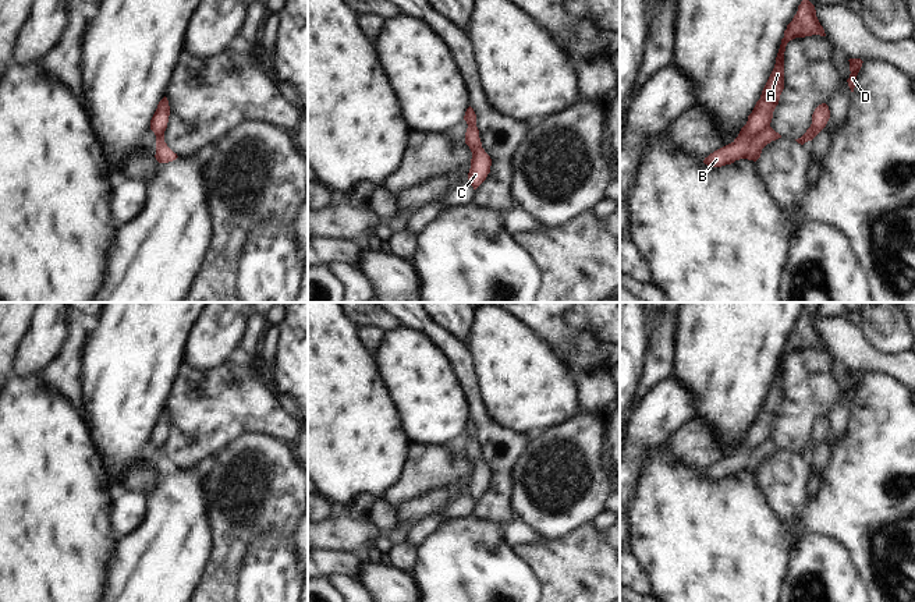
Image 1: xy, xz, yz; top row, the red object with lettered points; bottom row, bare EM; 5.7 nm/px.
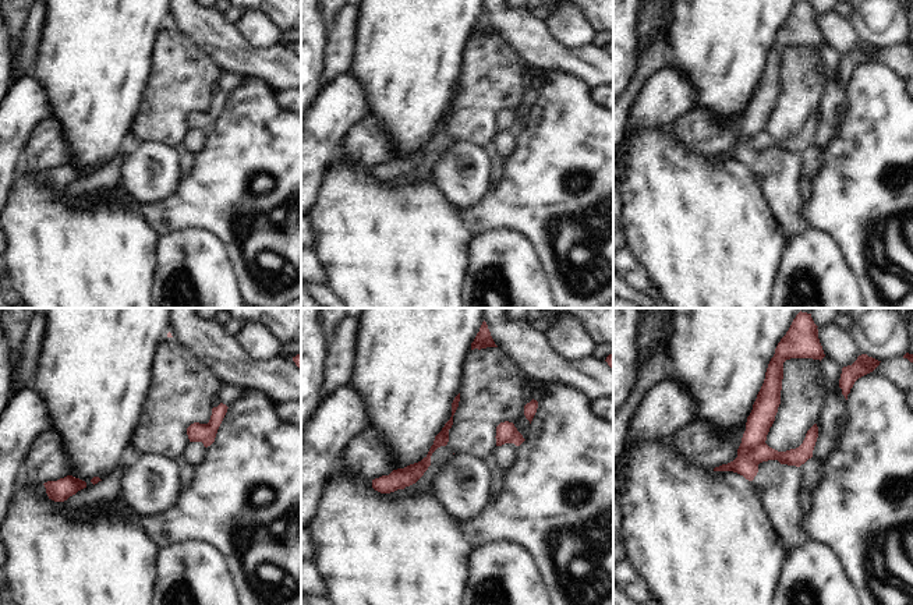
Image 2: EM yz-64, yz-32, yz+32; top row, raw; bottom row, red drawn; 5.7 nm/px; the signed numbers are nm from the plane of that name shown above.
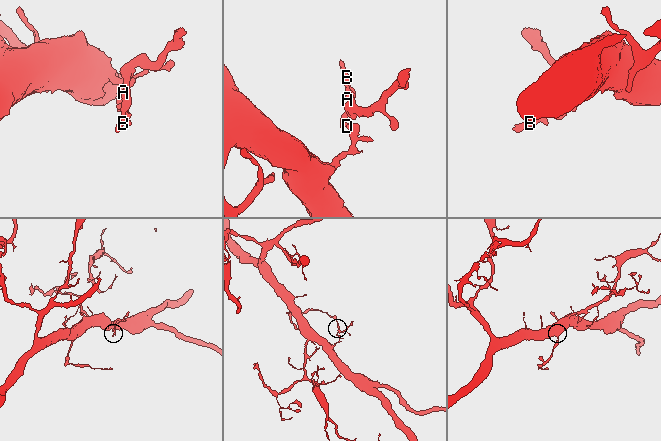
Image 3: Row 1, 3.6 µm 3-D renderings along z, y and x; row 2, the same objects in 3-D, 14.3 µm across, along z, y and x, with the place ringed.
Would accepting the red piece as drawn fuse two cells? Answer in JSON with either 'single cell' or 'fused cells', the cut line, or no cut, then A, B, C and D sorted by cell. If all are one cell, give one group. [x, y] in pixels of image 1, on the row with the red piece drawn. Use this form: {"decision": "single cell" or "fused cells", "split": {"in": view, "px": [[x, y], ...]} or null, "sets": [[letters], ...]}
{"decision": "fused cells", "split": {"in": "yz", "px": [[769, 126], [755, 138], [761, 148]]}, "sets": [["A", "B"], ["C", "D"]]}

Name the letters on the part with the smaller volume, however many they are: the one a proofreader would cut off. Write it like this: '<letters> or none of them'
A, B

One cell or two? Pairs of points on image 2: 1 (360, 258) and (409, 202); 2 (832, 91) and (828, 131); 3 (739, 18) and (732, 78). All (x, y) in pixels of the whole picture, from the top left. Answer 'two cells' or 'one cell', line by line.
1: one cell
2: one cell
3: one cell

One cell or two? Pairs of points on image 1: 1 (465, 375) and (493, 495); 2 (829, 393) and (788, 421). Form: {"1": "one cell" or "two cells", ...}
{"1": "one cell", "2": "one cell"}

